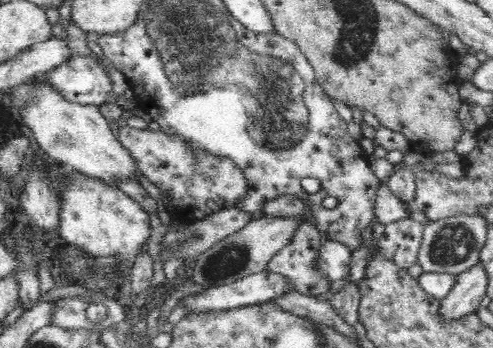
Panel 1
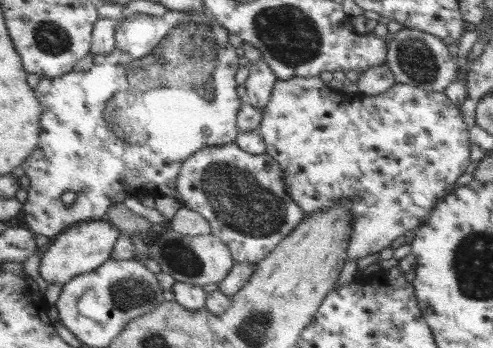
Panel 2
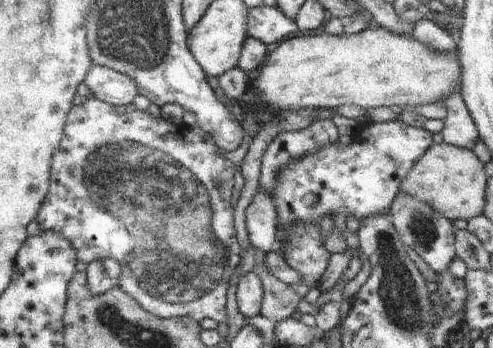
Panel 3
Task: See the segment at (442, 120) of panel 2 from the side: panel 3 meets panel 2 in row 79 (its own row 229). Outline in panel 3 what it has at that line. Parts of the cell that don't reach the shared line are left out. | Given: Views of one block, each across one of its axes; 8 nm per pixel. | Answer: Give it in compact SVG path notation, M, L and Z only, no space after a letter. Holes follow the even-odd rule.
M307 224L291 228L287 244L291 246L287 248L287 262L291 264L291 268L299 270L299 274L303 276L303 284L315 286L331 256L325 250L323 238L319 236L319 226Z

